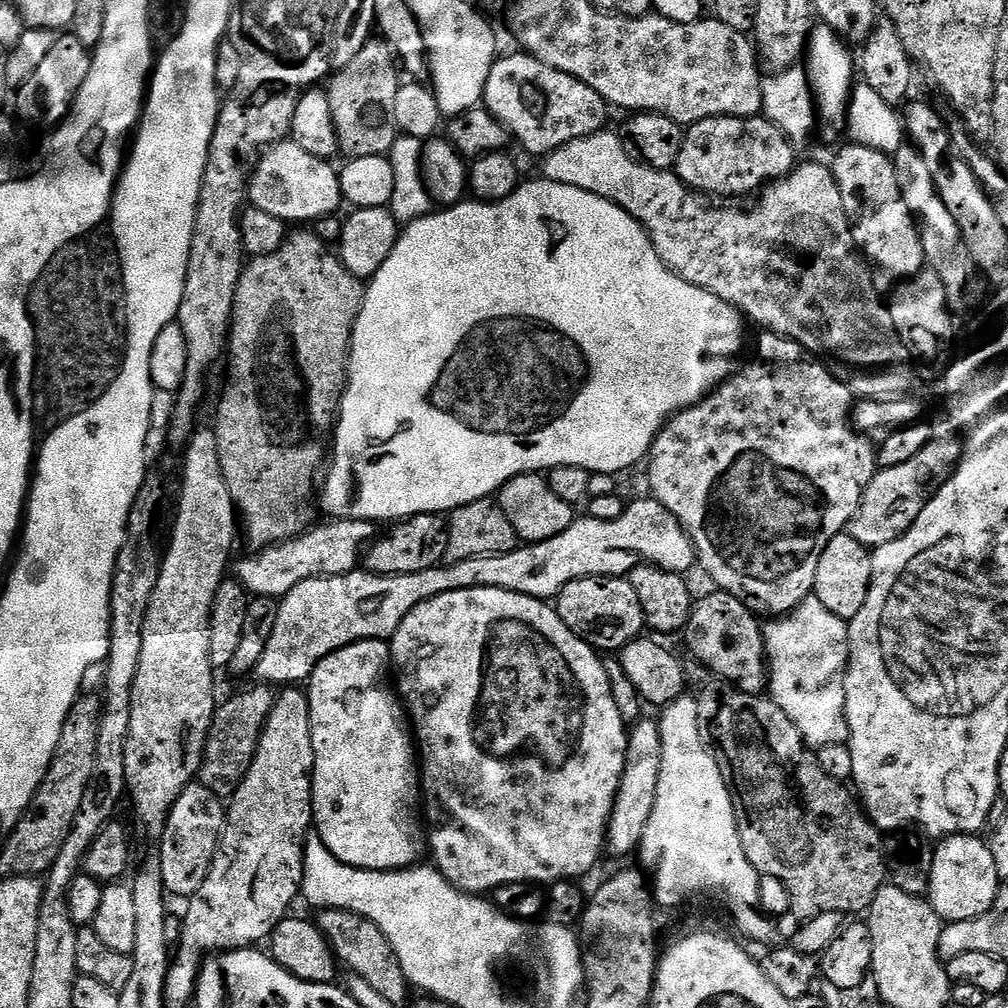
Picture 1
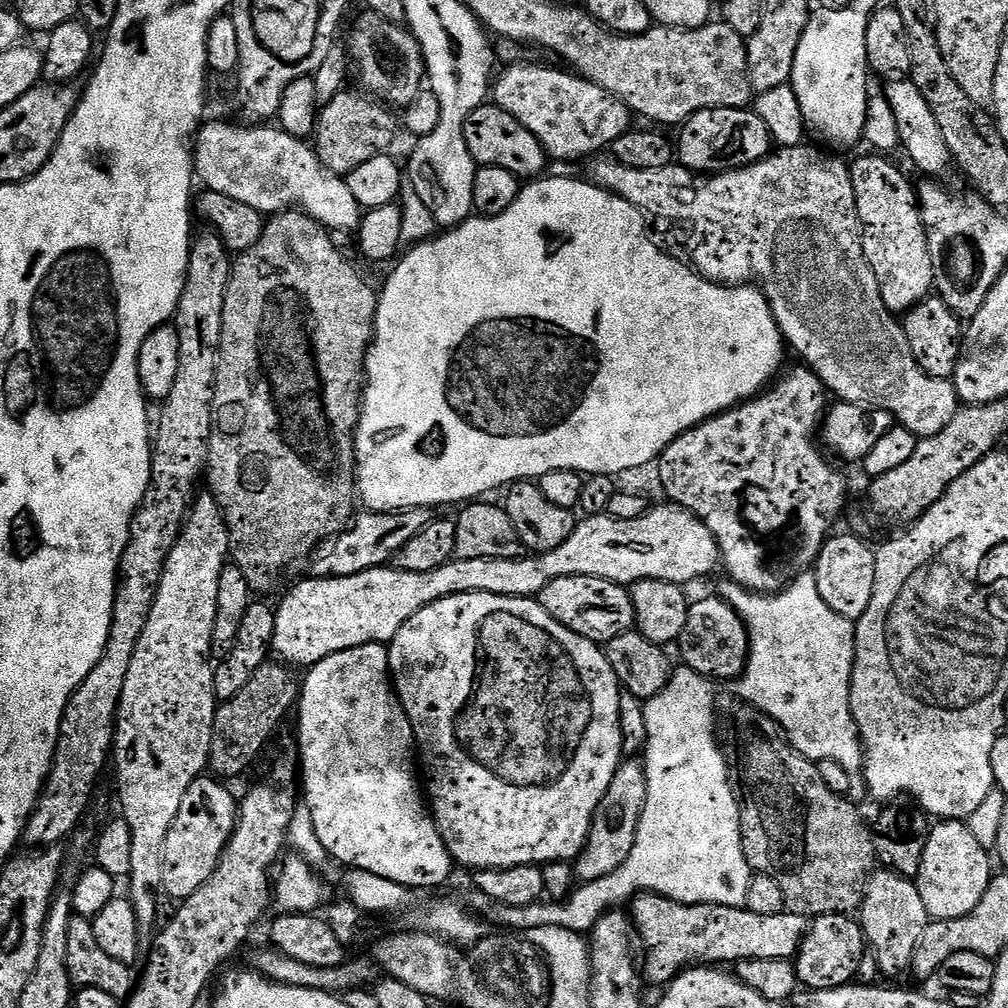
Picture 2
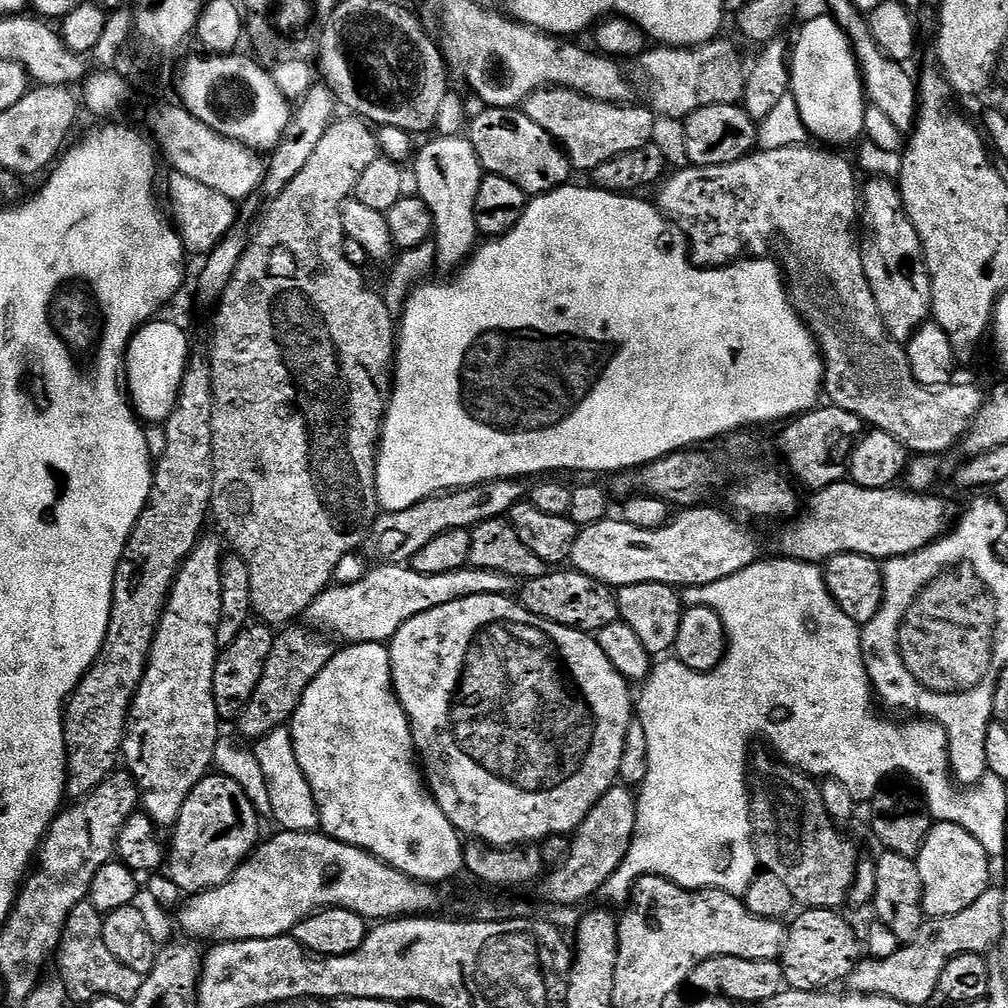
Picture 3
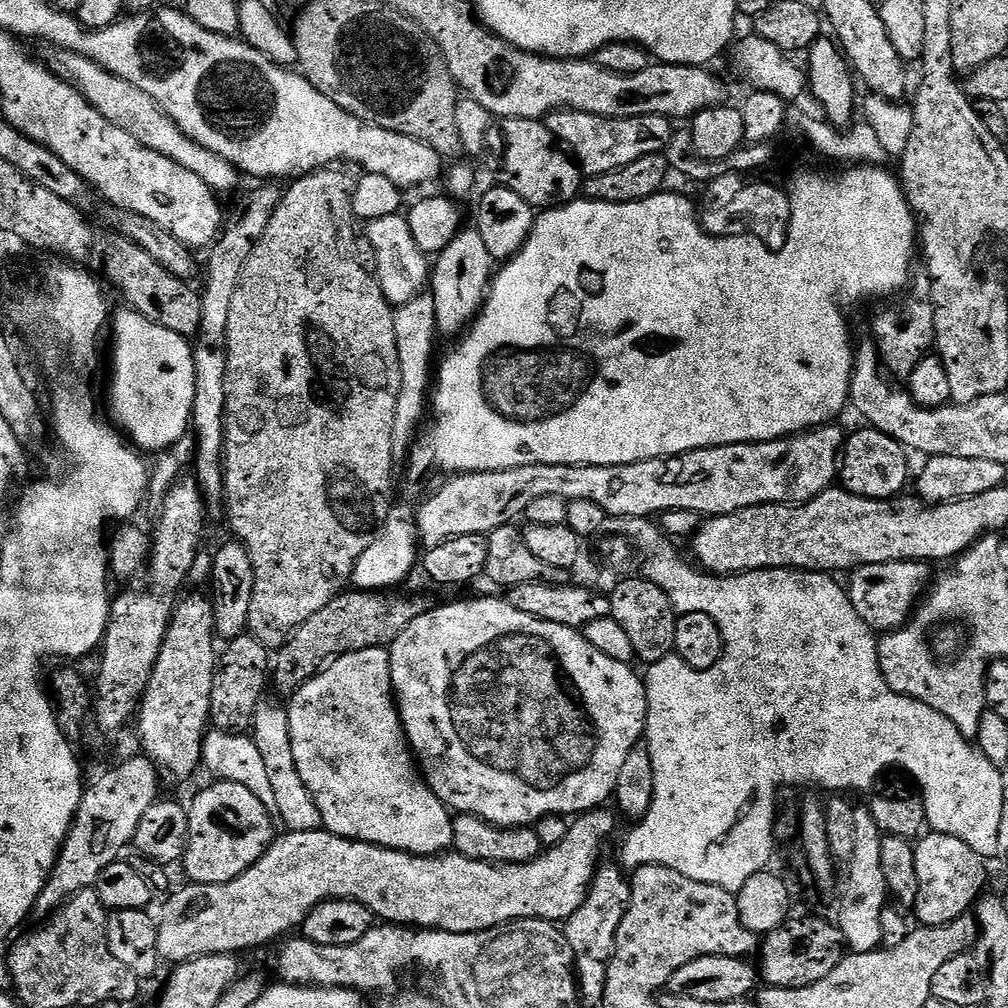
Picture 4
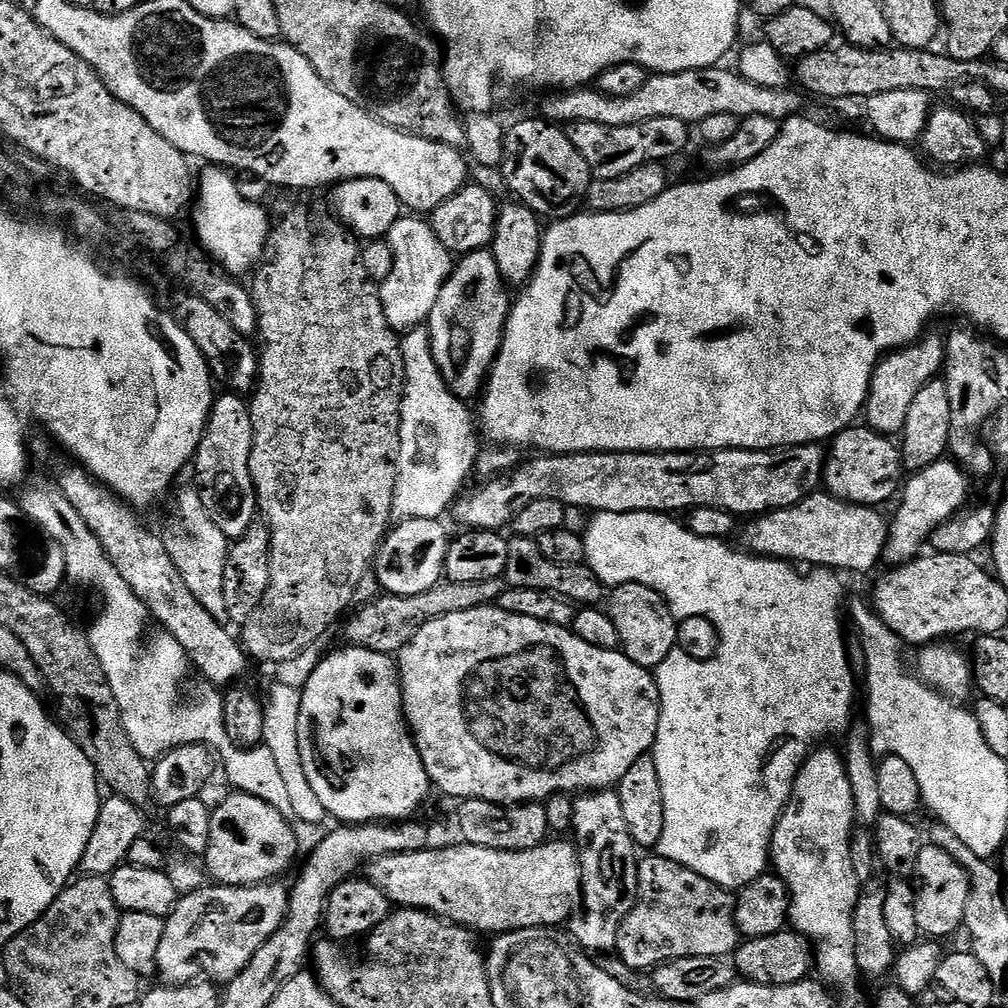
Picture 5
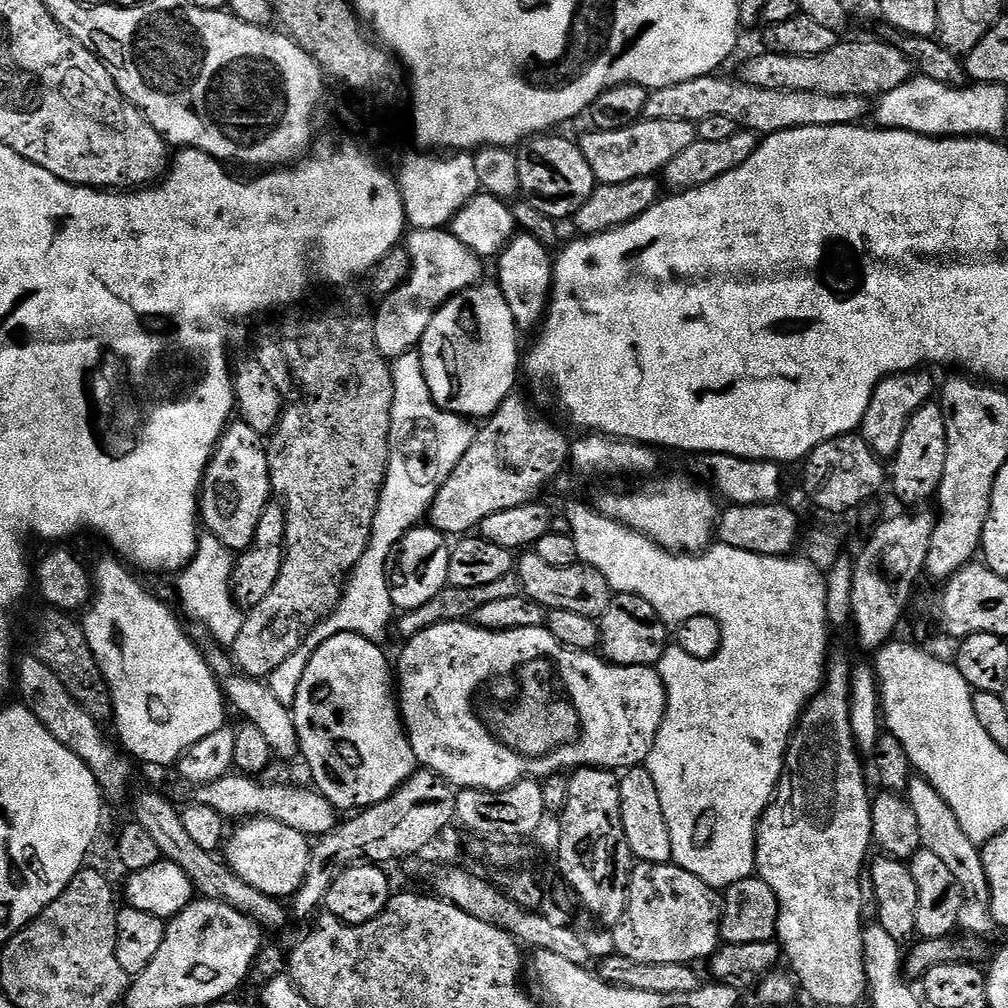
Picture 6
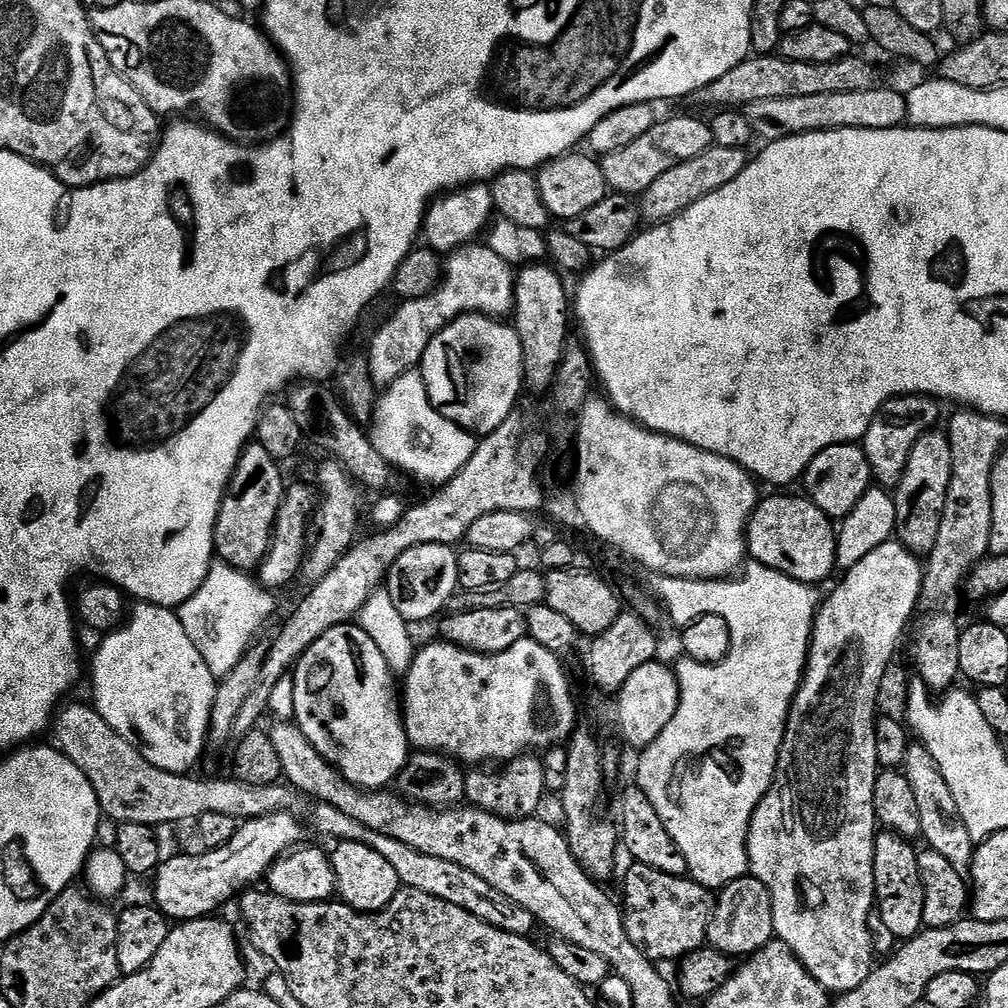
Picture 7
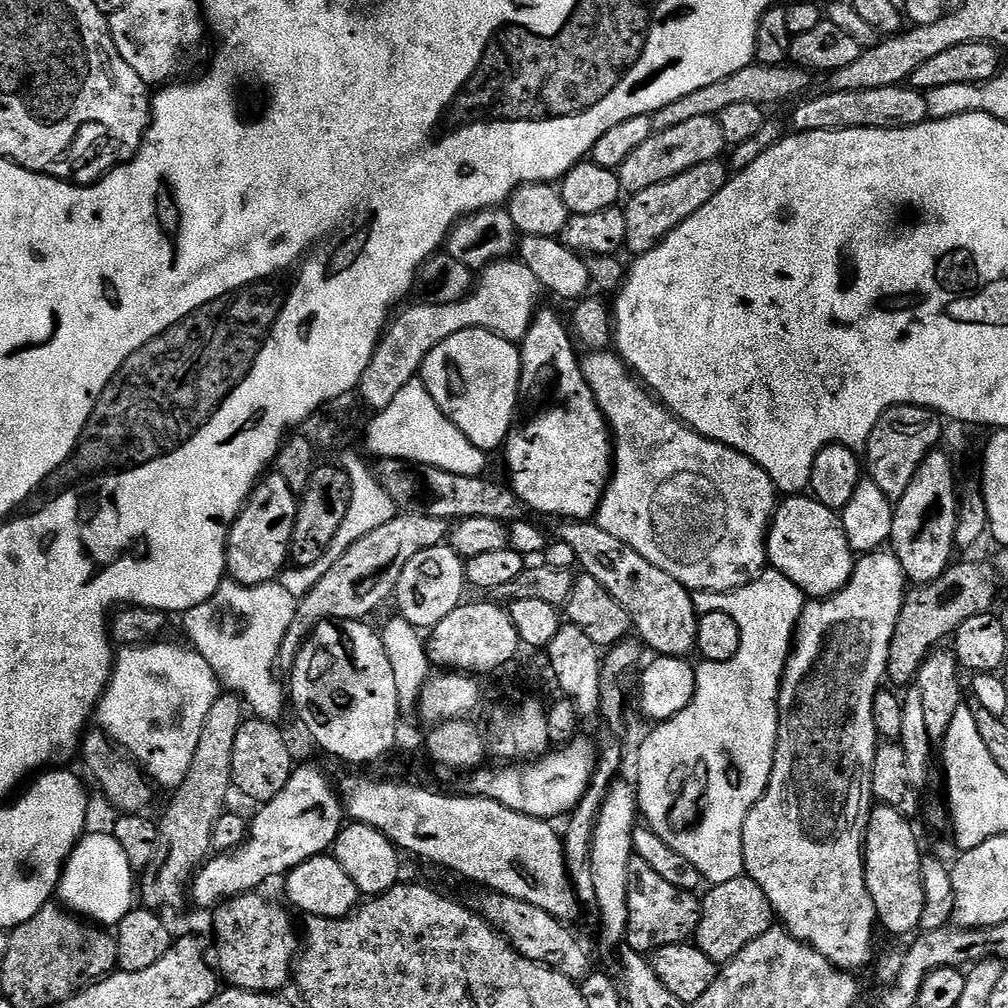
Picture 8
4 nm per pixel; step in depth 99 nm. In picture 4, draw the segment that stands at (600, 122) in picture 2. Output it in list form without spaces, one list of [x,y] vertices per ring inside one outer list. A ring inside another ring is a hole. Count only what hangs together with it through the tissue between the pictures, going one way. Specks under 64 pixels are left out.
[[[569,108],[552,112],[542,122],[571,153],[585,177],[618,170],[630,162],[638,162],[638,158],[646,158],[646,154],[667,153],[674,131],[673,121],[664,116],[646,114],[638,118],[602,118],[598,114],[586,114]]]

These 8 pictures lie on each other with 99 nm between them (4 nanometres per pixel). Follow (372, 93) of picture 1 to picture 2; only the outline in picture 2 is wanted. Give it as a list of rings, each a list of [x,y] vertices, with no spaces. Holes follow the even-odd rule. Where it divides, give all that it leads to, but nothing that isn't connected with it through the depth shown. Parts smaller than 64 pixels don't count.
[[[345,90],[338,93],[318,112],[314,151],[324,167],[337,174],[353,172],[358,166],[362,166],[362,162],[370,162],[370,158],[385,155],[396,136],[396,128],[398,132],[397,117],[395,120],[391,116],[393,113],[385,105],[356,92]]]

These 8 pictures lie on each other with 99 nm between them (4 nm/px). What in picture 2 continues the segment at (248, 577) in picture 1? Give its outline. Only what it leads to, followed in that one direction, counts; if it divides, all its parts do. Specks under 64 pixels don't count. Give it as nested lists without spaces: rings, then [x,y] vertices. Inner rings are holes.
[[[404,508],[400,512],[393,510],[361,511],[339,536],[316,549],[310,560],[310,563],[312,563],[311,575],[316,578],[349,576],[350,574],[362,574],[371,568],[382,568],[391,565],[396,552],[402,550],[402,546],[406,546],[406,542],[410,542],[410,538],[414,538],[414,534],[418,534],[429,523],[430,512],[427,508]]]

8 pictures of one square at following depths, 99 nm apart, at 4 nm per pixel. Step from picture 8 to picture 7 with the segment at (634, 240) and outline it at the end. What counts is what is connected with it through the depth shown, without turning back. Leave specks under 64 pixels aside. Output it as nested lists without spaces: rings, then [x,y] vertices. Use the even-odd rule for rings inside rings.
[[[713,146],[694,158],[675,164],[670,170],[658,174],[658,178],[654,178],[654,182],[650,182],[650,186],[639,197],[638,207],[643,221],[653,224],[671,220],[691,204],[698,202],[698,198],[706,198],[706,194],[714,194],[714,190],[726,186],[726,182],[734,182],[734,178],[742,174],[749,159],[749,153],[745,149]]]

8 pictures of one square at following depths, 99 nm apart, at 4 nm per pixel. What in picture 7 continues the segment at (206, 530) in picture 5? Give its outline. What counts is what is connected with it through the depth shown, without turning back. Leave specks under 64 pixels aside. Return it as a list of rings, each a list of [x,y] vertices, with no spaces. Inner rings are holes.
[[[213,561],[199,590],[176,610],[190,642],[210,667],[212,676],[217,678],[228,674],[244,657],[255,641],[254,636],[276,608],[275,595],[248,576],[251,575],[223,561]]]

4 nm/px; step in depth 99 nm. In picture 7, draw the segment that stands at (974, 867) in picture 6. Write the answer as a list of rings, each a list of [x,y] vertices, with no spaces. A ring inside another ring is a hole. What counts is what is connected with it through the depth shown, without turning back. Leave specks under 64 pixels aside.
[[[919,742],[909,743],[902,771],[918,802],[918,822],[922,822],[920,836],[928,843],[925,845],[931,851],[942,854],[942,858],[947,858],[950,866],[967,869],[972,863],[974,841],[970,838],[970,830],[966,830],[966,822],[962,822],[962,814],[958,814],[958,802],[954,802],[954,794],[950,794],[950,786],[946,786],[946,778],[942,778],[938,762],[930,758],[930,750]]]

